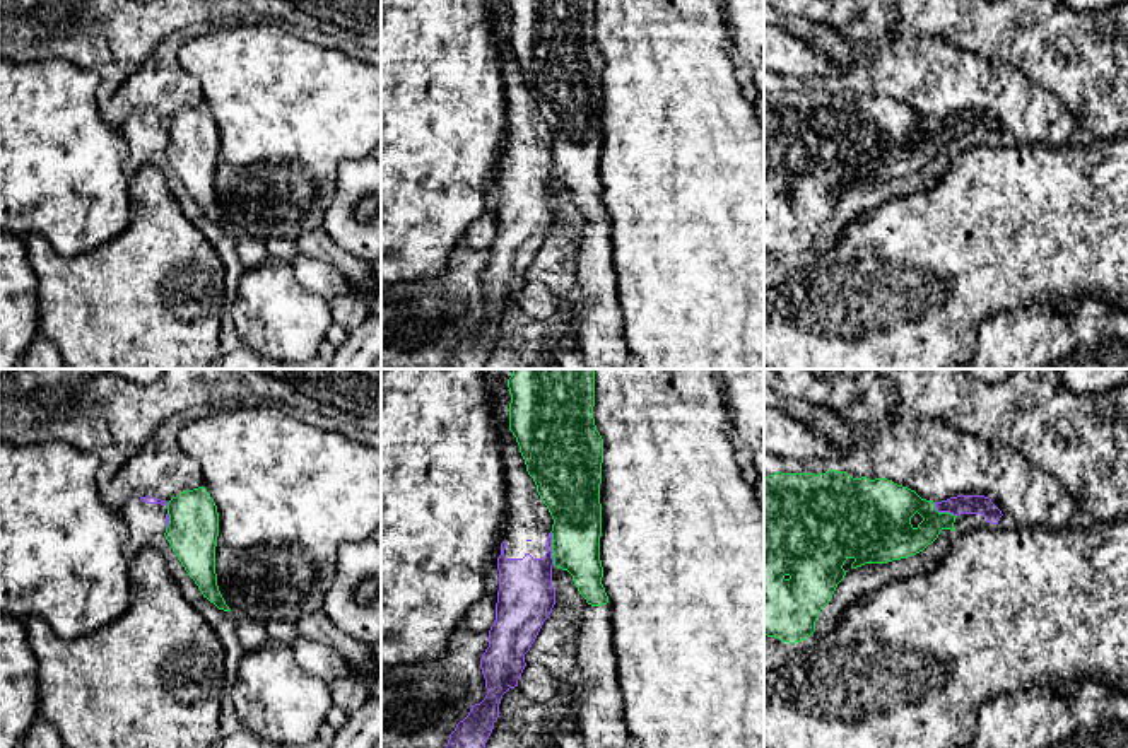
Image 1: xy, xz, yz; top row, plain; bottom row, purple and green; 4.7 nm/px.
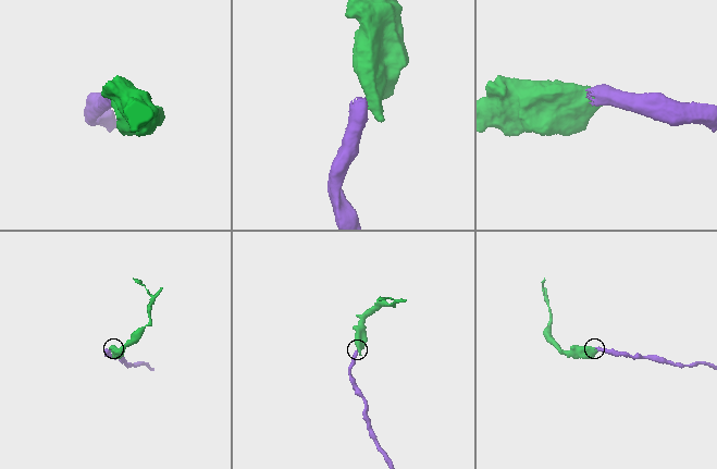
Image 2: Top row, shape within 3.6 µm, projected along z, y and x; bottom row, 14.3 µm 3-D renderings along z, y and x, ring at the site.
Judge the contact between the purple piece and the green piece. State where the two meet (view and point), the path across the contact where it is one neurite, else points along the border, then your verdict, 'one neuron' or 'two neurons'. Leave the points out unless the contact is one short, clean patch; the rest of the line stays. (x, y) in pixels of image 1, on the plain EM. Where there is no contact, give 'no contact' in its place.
xz (551, 166) | along xz (551, 149), (551, 175), (554, 181) | two neurons

